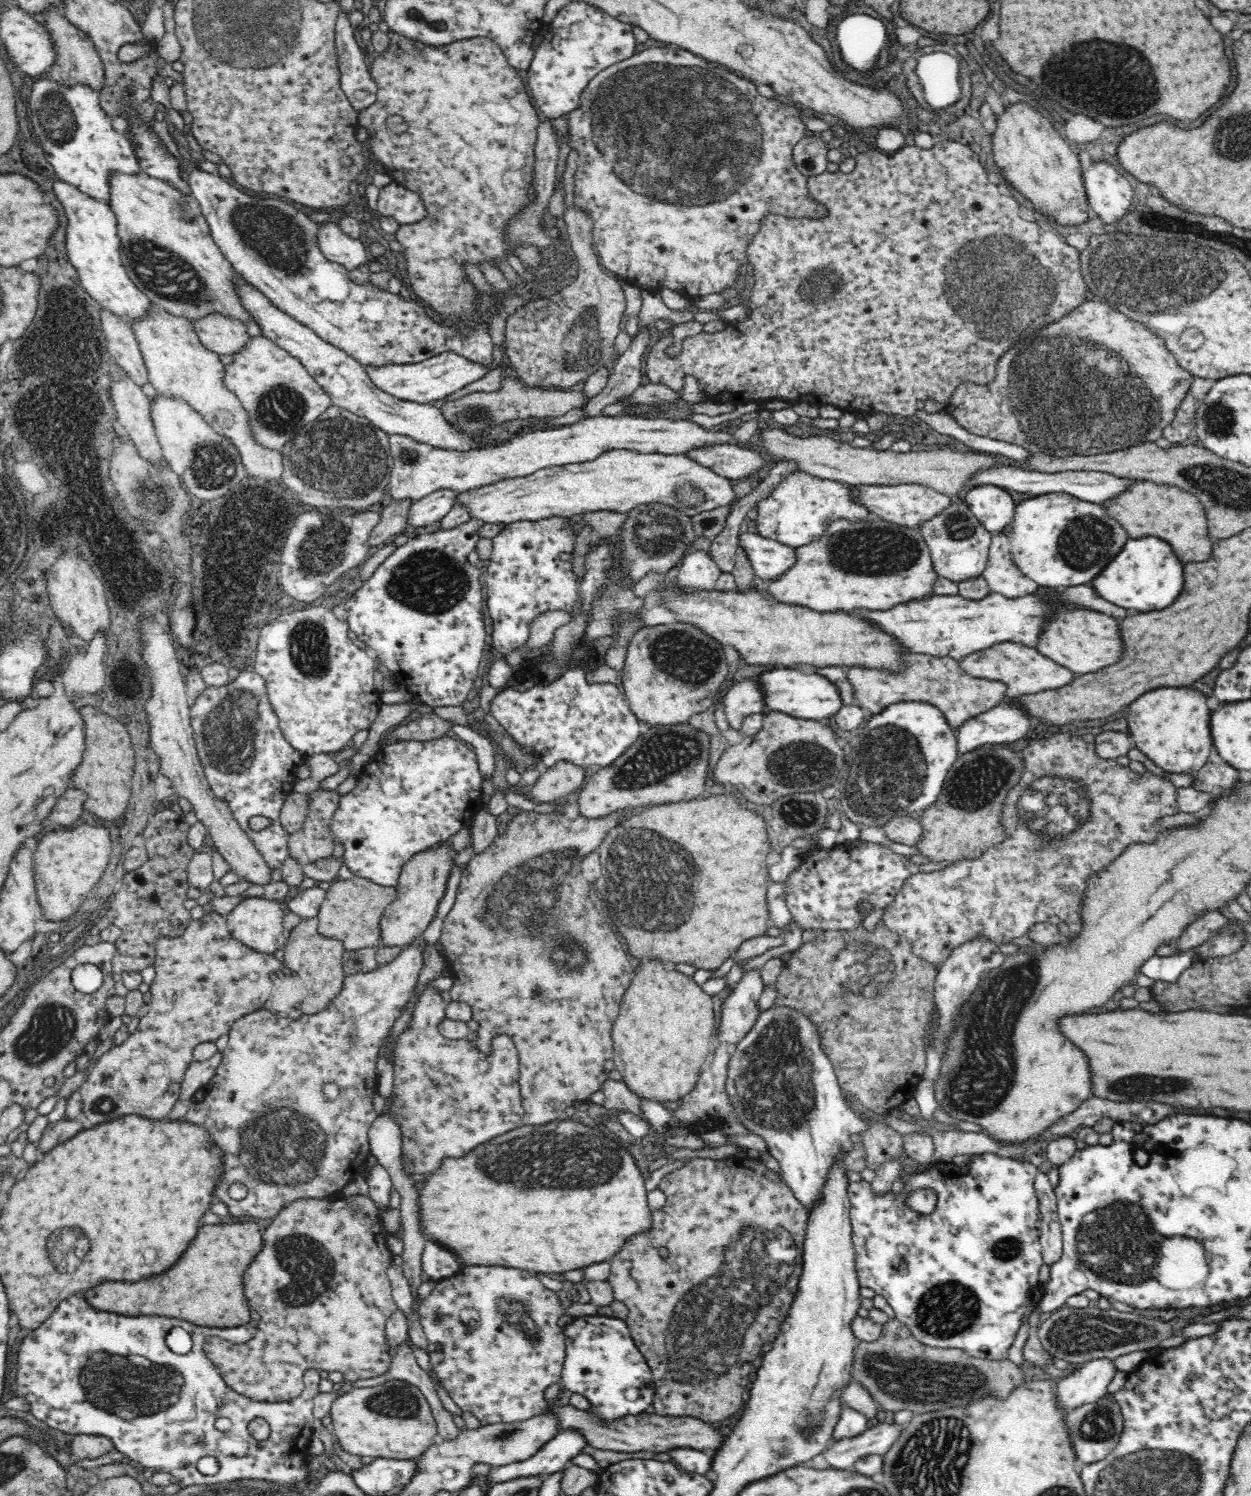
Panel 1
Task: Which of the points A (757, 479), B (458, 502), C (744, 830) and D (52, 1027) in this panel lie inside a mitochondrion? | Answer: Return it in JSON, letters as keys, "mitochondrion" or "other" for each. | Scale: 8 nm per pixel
{"A":"other","B":"other","C":"other","D":"mitochondrion"}

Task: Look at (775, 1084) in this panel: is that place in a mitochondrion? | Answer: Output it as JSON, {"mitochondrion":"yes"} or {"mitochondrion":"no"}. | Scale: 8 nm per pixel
{"mitochondrion":"yes"}

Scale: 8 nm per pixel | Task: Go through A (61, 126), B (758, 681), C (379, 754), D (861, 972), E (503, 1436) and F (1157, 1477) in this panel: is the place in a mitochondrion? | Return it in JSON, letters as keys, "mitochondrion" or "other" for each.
{"A":"mitochondrion","B":"other","C":"other","D":"mitochondrion","E":"mitochondrion","F":"mitochondrion"}

